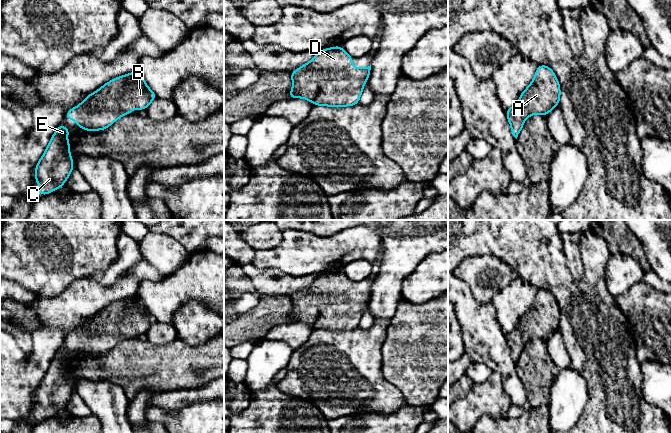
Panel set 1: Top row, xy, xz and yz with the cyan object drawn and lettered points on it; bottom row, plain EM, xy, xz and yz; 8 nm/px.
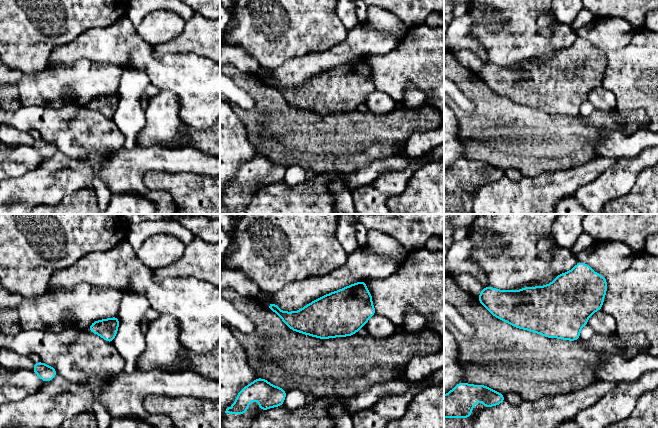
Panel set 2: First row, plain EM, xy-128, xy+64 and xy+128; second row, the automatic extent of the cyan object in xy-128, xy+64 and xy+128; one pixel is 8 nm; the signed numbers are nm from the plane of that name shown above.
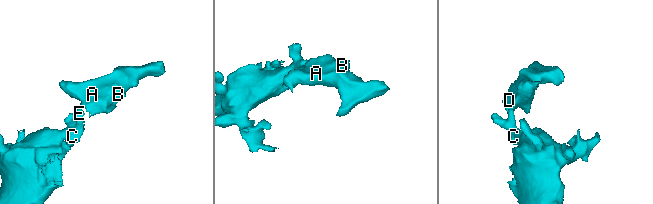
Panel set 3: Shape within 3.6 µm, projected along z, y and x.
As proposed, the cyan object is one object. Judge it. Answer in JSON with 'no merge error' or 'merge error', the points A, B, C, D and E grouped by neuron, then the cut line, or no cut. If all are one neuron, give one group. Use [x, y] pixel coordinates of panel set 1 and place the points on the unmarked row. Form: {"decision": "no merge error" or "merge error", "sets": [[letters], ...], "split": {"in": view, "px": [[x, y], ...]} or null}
{"decision": "no merge error", "sets": [["A", "B", "C", "D", "E"]], "split": null}

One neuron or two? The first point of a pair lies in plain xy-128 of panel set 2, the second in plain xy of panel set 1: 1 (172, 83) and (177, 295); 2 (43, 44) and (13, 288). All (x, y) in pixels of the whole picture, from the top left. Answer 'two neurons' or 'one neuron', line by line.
1: two neurons
2: two neurons

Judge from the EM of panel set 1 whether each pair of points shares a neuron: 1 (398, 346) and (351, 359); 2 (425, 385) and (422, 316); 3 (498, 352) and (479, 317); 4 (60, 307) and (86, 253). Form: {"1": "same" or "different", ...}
{"1": "different", "2": "same", "3": "same", "4": "different"}

